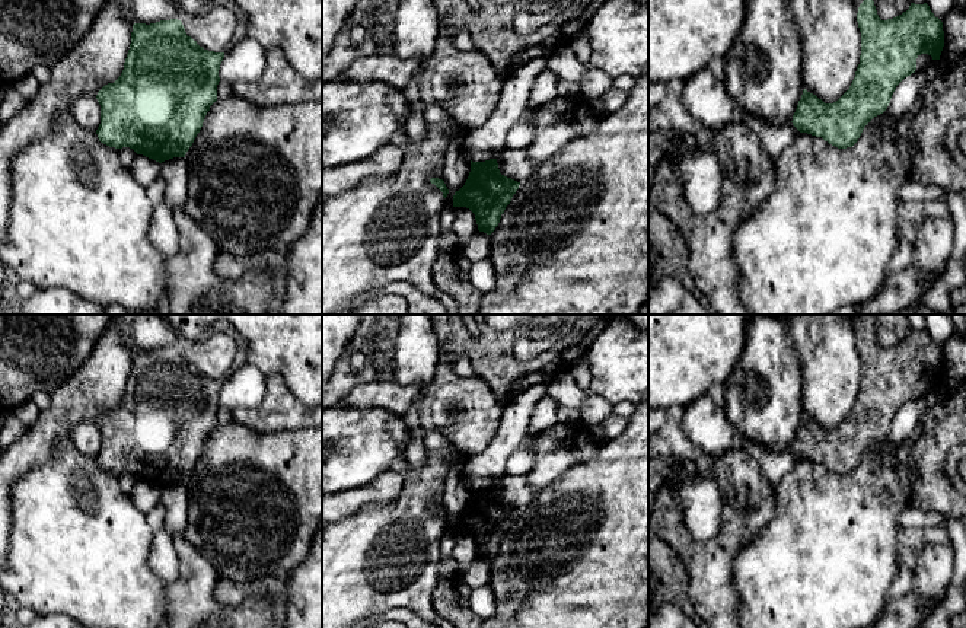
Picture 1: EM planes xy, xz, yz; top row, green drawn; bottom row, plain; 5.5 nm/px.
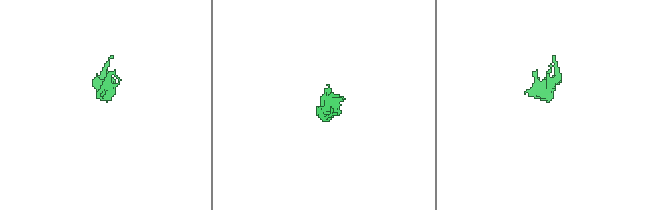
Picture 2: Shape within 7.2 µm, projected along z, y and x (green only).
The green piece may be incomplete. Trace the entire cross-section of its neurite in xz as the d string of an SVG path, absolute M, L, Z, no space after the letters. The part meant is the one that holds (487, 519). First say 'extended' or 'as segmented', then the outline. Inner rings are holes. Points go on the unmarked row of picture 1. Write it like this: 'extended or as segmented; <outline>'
as segmented; M497 485L472 488L465 511L455 519L453 533L466 533L475 541L478 557L491 561L520 509L500 500Z

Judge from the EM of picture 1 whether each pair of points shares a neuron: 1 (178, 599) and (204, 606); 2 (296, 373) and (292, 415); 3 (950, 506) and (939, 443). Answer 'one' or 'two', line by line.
1: one
2: two
3: one

